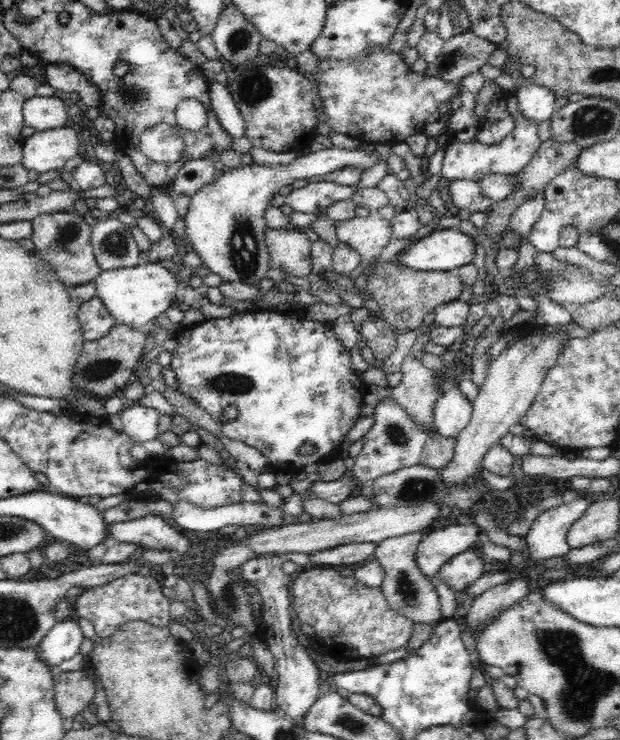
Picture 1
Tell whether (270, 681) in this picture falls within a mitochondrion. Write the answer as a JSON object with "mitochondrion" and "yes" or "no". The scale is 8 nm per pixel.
{"mitochondrion":"no"}

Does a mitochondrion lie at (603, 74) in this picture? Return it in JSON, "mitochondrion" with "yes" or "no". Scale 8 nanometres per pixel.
{"mitochondrion":"yes"}

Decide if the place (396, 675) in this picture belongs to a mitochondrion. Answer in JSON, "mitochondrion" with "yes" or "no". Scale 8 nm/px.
{"mitochondrion":"no"}

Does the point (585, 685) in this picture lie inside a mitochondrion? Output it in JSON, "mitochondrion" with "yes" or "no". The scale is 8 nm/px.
{"mitochondrion":"yes"}

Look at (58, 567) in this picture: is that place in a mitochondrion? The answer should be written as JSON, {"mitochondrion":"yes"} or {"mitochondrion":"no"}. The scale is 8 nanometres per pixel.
{"mitochondrion":"no"}

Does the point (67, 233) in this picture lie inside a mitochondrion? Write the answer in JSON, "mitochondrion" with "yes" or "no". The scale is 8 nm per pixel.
{"mitochondrion":"yes"}

